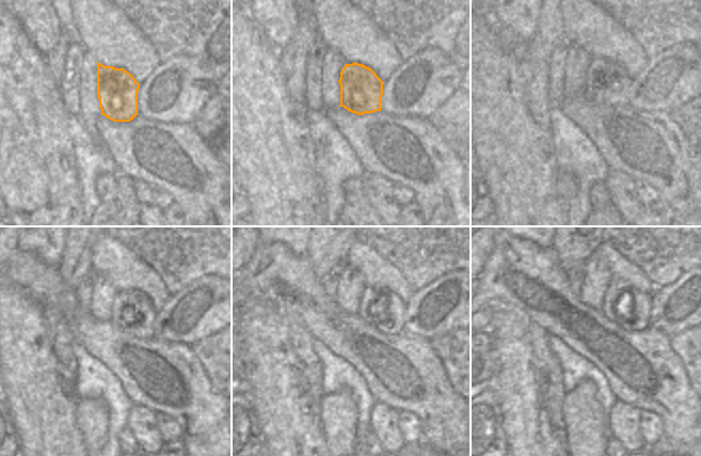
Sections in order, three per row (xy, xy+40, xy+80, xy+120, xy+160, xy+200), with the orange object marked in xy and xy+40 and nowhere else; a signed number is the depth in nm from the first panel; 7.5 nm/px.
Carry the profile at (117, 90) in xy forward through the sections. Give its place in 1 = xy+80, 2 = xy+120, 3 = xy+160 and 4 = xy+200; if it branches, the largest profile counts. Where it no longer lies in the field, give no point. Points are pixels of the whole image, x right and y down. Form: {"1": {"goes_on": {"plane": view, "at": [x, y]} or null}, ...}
{"1": {"goes_on": {"plane": "xy+80", "at": [607, 83]}}, "2": {"goes_on": {"plane": "xy+120", "at": [131, 311]}}, "3": {"goes_on": {"plane": "xy+160", "at": [385, 310]}}, "4": {"goes_on": {"plane": "xy+200", "at": [637, 318]}}}

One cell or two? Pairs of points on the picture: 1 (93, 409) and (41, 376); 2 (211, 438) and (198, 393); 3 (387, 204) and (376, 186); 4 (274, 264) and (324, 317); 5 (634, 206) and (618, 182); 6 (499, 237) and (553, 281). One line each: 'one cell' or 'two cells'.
1: two cells
2: one cell
3: one cell
4: one cell
5: one cell
6: one cell

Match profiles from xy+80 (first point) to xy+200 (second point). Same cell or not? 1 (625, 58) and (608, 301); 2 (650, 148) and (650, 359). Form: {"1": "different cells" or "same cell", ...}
{"1": "different cells", "2": "same cell"}

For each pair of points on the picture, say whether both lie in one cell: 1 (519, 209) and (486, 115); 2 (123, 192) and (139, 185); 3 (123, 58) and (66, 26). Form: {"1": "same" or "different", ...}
{"1": "same", "2": "different", "3": "different"}

